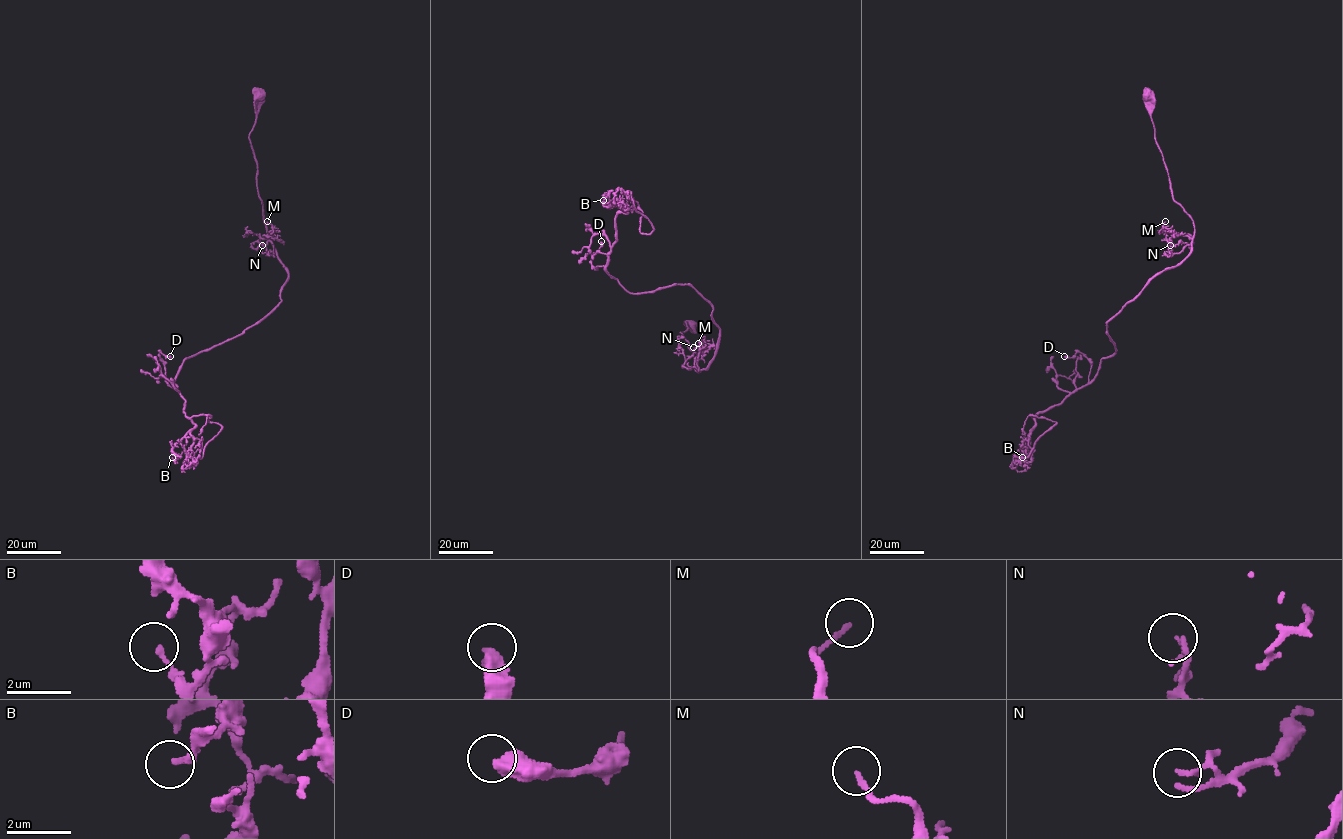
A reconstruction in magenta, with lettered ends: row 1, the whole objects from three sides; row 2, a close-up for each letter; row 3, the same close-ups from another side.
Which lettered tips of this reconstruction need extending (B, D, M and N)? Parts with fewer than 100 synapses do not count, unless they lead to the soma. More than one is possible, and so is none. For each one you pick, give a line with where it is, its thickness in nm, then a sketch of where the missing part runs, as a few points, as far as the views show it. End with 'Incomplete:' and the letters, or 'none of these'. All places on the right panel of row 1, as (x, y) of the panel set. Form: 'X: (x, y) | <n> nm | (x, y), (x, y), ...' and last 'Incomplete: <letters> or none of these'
Incomplete: none of these

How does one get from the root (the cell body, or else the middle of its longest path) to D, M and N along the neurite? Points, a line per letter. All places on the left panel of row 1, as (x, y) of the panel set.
D: (263, 318), (240, 334), (186, 357), (173, 382), (165, 376), (159, 352), (170, 356)
M: (263, 318), (281, 302), (280, 290), (287, 279), (273, 245), (263, 236), (269, 236), (272, 229), (267, 221)
N: (263, 318), (281, 302), (287, 273), (267, 239), (252, 246), (255, 242), (262, 245)

